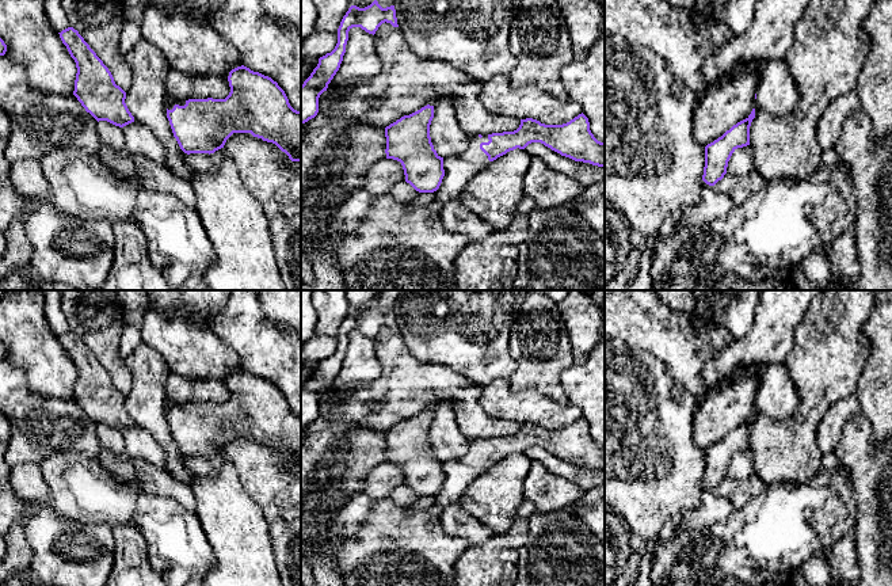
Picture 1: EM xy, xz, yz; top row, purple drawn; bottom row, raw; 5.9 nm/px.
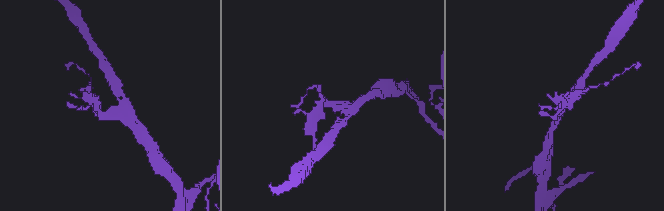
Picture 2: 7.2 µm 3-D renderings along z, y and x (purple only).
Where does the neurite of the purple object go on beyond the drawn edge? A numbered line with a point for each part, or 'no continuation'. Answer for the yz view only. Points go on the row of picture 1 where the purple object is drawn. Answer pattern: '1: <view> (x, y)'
1: yz (777, 94)

